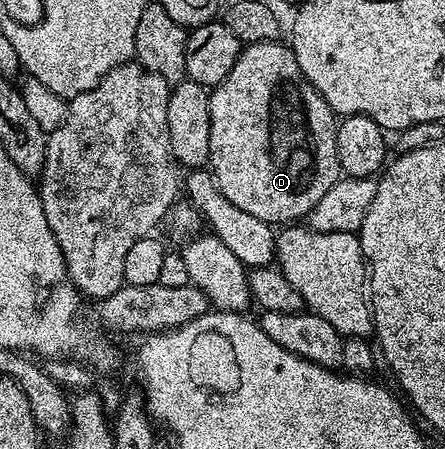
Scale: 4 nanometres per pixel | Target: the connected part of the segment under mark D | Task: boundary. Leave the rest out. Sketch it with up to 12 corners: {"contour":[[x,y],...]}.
{"contour":[[291,46],[211,88],[216,187],[273,225],[341,178],[338,116]]}

